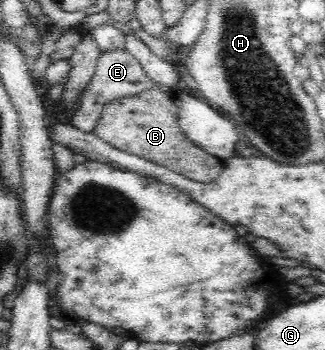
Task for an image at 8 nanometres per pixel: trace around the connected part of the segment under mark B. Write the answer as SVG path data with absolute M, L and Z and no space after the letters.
M152 88L134 97L120 97L108 103L98 119L94 133L120 151L130 152L167 167L188 179L200 183L214 181L223 170L223 160L209 155L186 137L178 123L174 95Z

